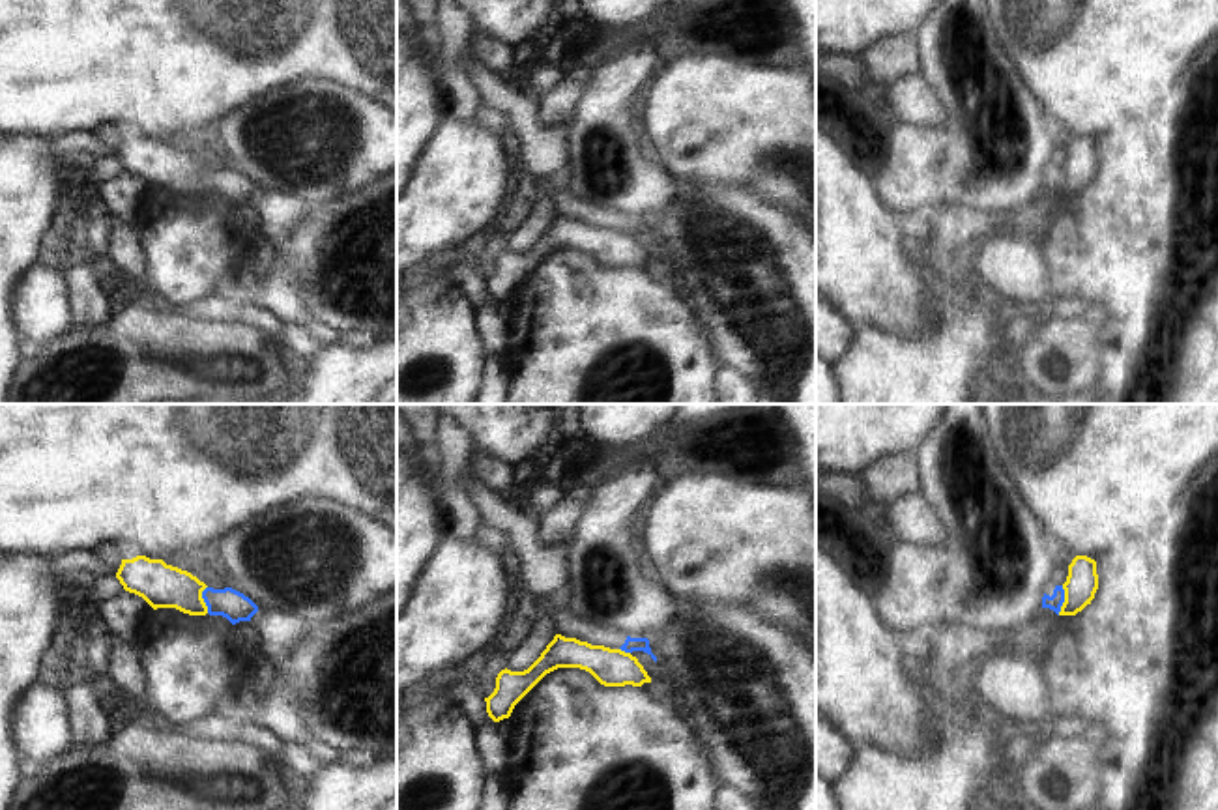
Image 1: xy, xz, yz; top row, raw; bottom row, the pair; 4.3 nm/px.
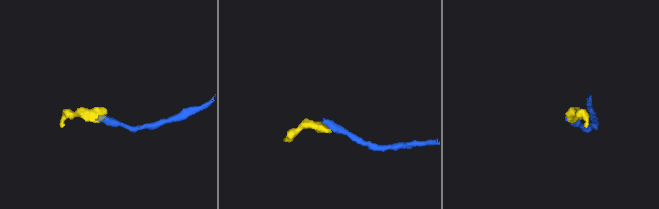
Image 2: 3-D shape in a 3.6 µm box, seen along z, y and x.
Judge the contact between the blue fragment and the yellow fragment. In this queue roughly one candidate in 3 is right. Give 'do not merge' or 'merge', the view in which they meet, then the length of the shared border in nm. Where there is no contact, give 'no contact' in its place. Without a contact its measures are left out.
do not merge; meets blue in yz; contact 130 nm long

